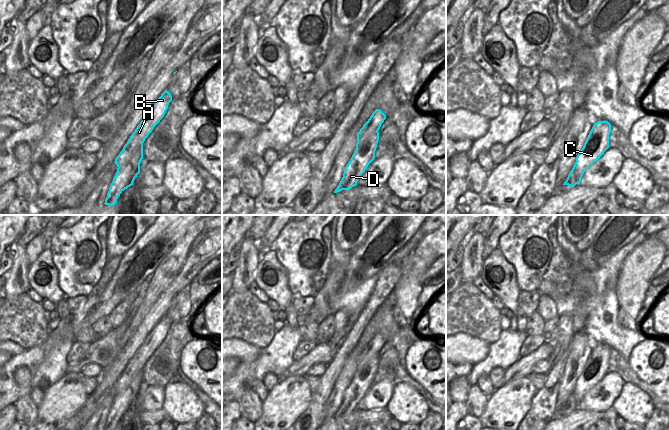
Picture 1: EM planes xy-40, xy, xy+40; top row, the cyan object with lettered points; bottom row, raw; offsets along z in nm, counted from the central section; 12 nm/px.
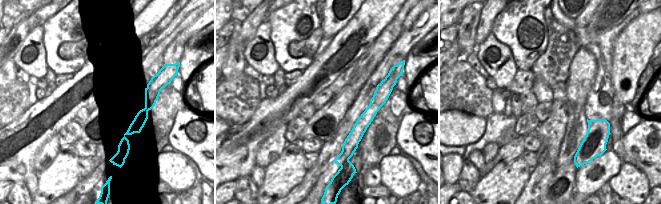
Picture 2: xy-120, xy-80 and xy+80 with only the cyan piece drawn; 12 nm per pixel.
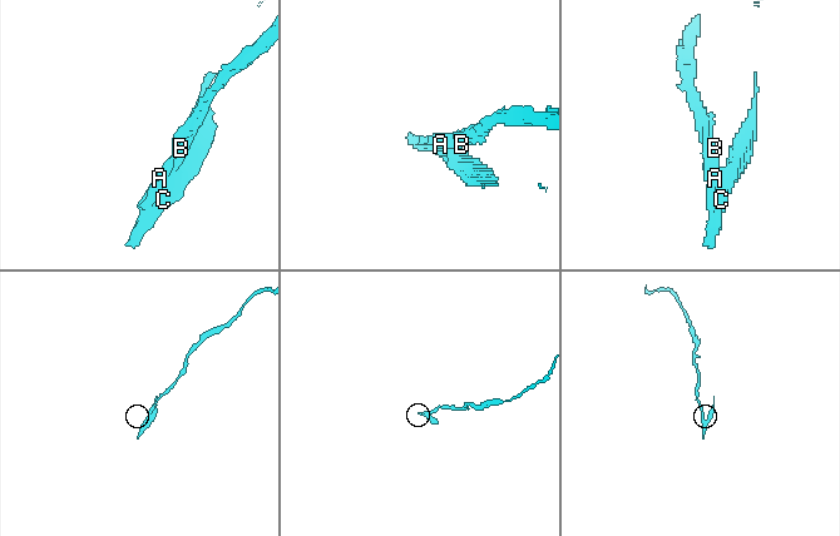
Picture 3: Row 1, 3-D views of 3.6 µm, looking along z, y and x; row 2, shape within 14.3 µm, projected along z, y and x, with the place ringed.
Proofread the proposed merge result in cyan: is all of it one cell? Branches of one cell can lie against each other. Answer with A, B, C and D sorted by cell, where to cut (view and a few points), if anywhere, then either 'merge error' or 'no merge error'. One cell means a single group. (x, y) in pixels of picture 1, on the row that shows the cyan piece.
groups A B / C D; cut xy-40 (142, 143), (128, 157), (125, 163), (118, 168); merge error

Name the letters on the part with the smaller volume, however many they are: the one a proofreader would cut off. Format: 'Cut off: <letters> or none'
Cut off: C, D.

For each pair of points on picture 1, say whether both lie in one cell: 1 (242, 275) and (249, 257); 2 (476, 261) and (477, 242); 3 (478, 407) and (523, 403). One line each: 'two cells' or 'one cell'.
1: one cell
2: one cell
3: two cells

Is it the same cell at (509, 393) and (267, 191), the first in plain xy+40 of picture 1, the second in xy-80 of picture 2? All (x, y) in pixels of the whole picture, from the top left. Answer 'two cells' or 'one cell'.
one cell

